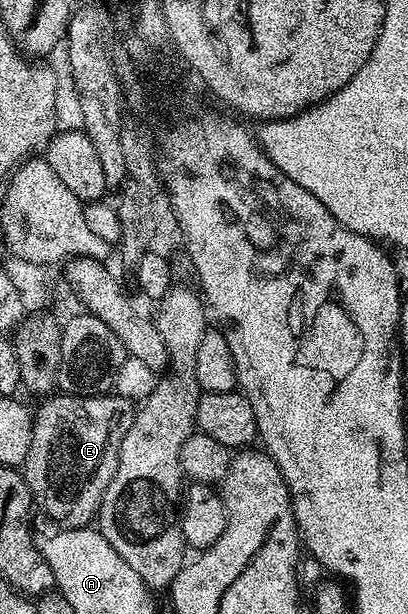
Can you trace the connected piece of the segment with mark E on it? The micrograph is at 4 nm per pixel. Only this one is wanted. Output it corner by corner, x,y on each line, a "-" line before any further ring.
119,394
106,395
59,395
46,398
39,411
34,412
31,420
31,440
29,453
25,453
25,461
21,468
23,479
31,490
31,498
44,516
61,527
85,527
98,516
99,506
103,500
109,481
117,473
121,441
135,420
137,410
132,400

